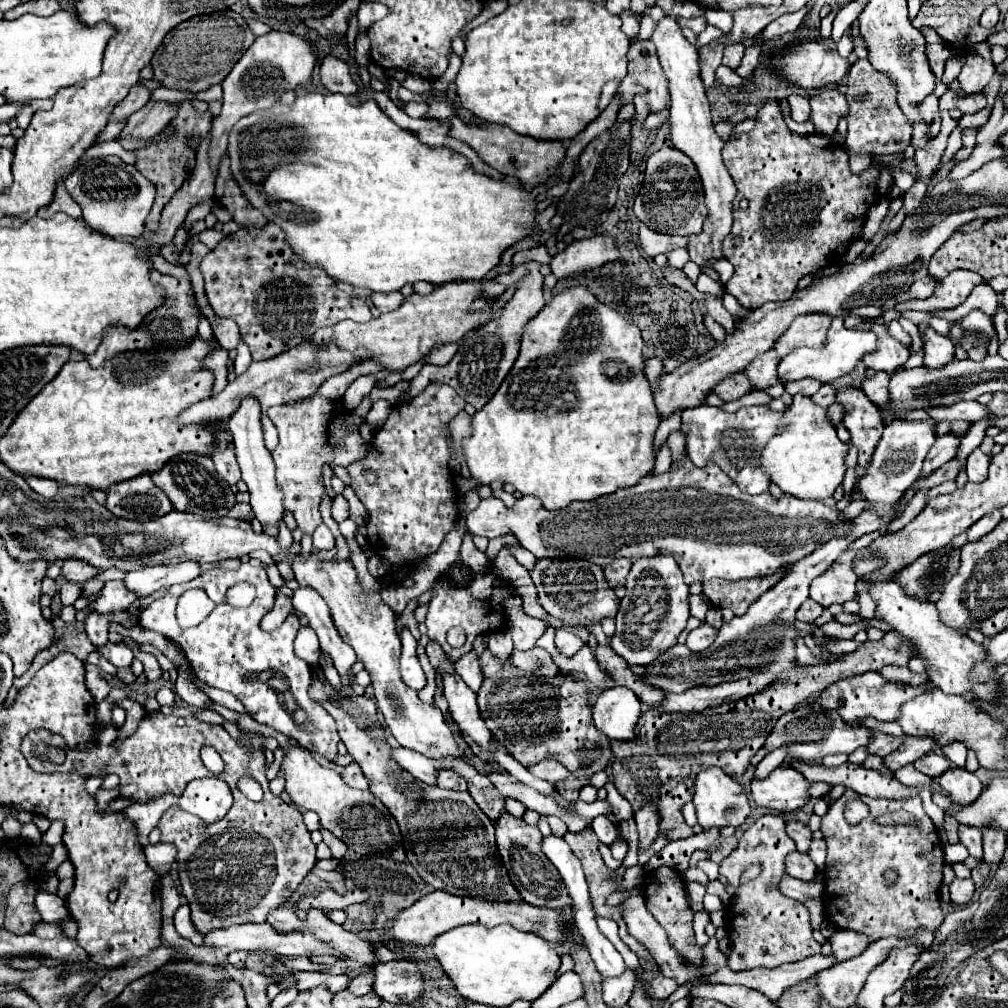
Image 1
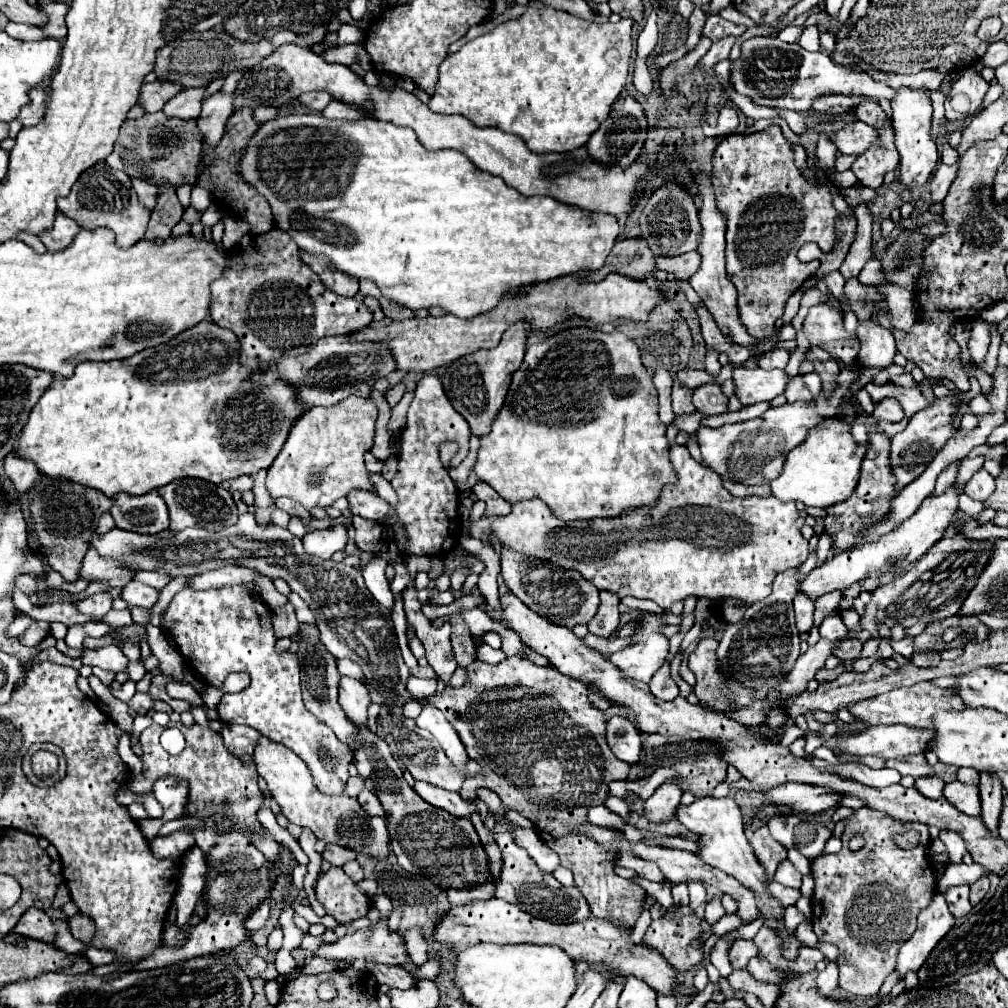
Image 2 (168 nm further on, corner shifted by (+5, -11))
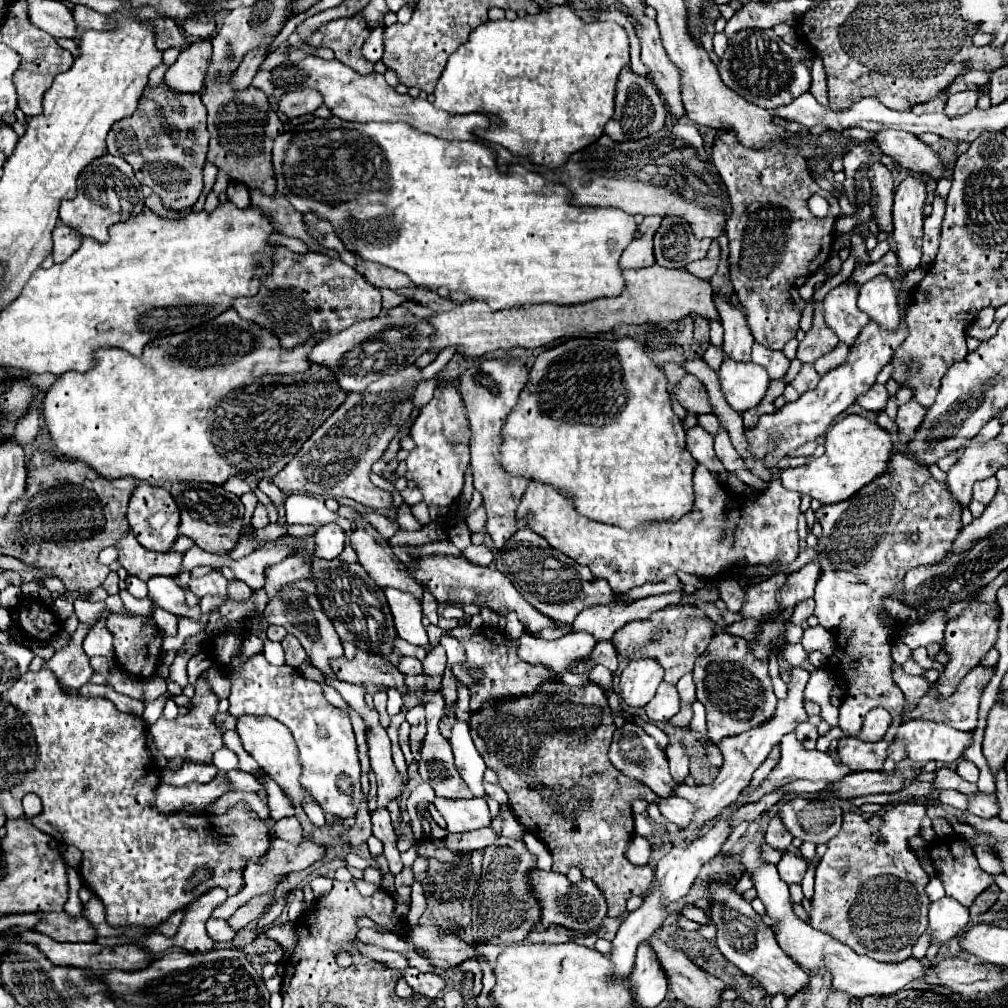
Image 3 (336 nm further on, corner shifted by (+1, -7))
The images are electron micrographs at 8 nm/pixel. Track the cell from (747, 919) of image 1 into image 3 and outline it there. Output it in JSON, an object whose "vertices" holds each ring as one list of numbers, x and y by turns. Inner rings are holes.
{"vertices":[[772,818,770,820,770,824,768,824,768,830,766,830,766,834,764,834,764,840,766,840,766,844,770,844,772,848,776,848,778,852,786,852,788,848,790,848,790,844,792,844,792,838,790,838,790,834,786,832,786,828,782,826,782,822,780,822,780,818]]}

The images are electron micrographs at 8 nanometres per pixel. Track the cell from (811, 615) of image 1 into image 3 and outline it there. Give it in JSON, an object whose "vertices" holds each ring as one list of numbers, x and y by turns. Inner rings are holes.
{"vertices":[[810,598,810,600,802,600,800,604,794,606,794,614,792,614,790,622,792,622,794,626,800,626,800,624,804,624,812,614,814,614,814,600,812,600,812,598]]}

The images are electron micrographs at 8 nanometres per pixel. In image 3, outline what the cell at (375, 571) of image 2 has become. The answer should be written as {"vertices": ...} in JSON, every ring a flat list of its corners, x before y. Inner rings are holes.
{"vertices":[[384,588,384,594,388,598,398,636,410,644,426,646,428,636,426,628,422,626,422,606,412,594,398,592,396,588]]}

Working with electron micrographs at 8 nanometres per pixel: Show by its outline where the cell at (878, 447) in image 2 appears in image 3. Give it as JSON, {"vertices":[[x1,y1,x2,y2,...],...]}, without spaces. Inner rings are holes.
{"vertices":[[894,452,888,460,888,470,882,476,874,478,874,482,866,484,862,490,858,490,842,504,820,506,816,510,816,520,822,524,822,536,818,538,816,544,818,550,816,560,822,566,822,578,818,580,816,594,814,594,816,600,814,616,818,618,820,626,830,630,836,638,836,646,838,646,836,654,828,660,832,674,838,678,848,678,846,694,840,706,840,728,844,736,838,740,838,756,848,766,876,772,882,770,886,748,890,746,890,738,894,738,894,730,898,728,898,722,902,722,900,712,902,712,902,698,904,698,902,690,894,684,890,674,892,668,890,648,894,642,894,634,888,630,890,624,884,624,878,618,878,614,884,612,880,598,892,596,900,600,902,596,900,582,910,568,942,562,946,550,950,548,950,542,958,536,958,530,962,528,960,510,954,510,954,506,950,506,950,498,946,498,946,488,940,482,934,482,934,478,930,478,928,466,914,462,910,456,902,452],[912,532,918,534,916,542,910,542],[872,708,886,708,892,716,886,736,878,742,866,742,856,736,862,728,864,716]]}

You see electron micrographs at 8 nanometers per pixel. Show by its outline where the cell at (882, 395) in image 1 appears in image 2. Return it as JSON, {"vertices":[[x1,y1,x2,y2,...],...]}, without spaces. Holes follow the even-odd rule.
{"vertices":[[886,398,882,400,876,408,874,408,874,414,872,414,876,420,890,420,890,422,900,422,904,418,904,410,900,406,898,400,894,398]]}

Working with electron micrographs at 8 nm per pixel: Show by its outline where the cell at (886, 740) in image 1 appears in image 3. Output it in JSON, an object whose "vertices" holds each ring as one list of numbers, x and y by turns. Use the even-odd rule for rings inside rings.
{"vertices":[[940,768,936,770,936,778,934,778,934,786,936,788,952,788,952,790,958,790,958,792,964,792,964,794,970,794,976,788,976,784,970,784,966,780,962,780,954,770,950,768]]}

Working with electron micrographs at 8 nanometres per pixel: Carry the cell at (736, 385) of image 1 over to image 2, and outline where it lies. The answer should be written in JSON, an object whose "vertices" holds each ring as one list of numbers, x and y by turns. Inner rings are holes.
{"vertices":[[702,384,702,386,694,388,692,404,696,406,696,412,700,412,704,416,714,416,714,414,726,412,728,398,722,394,718,384]]}

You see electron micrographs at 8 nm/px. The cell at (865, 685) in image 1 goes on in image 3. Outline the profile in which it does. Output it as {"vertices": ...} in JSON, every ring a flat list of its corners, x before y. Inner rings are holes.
{"vertices":[[976,666,970,674,966,674,962,678,962,682,958,684,958,688,954,690,954,694,950,696,942,696,938,692,938,684,932,682,930,688,926,690,926,694,920,698,920,702,916,706,910,706,908,702,904,702,904,708,902,708,902,720,914,720,914,718,922,718,922,720,934,720,934,722,940,722,940,724,946,724,946,726,954,726,958,730,964,730,964,732,972,732,976,728,976,720,978,720,978,702,980,702,980,694,984,690,984,686,988,684,990,676,994,674,994,670,986,670,982,666]]}

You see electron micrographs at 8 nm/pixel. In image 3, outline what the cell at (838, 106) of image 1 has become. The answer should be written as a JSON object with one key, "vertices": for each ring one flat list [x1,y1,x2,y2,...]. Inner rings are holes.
{"vertices":[[880,130,874,134,872,144,880,148,882,154,892,156,900,166,912,172,926,174,936,180,944,176,942,160,930,150,930,146,920,142,914,134,898,130]]}

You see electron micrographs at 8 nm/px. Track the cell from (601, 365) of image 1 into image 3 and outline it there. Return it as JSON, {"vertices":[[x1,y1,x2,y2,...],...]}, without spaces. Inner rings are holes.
{"vertices":[[572,338,566,340,550,350,544,350,536,356,536,362,530,368,530,378,524,390,520,392,518,406,512,408,508,414,508,420,502,428,502,444,500,444,500,466,510,476,526,476,530,480,544,482,548,486,554,486,558,492,568,496,580,516,586,516,590,520,598,520,604,524,612,524,618,528,634,528,642,522,654,522,654,520,678,520,686,512,692,510,694,504,694,492,692,492,692,470,696,466,696,460,690,456,690,464,686,460,686,432,682,428,680,418,672,412,670,400,668,400,668,380,662,374,662,370,648,358,640,342,632,338,622,340,602,340,602,338]]}

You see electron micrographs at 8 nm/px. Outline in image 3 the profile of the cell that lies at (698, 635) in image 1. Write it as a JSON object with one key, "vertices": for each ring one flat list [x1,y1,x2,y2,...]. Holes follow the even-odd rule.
{"vertices":[[714,634,706,652,696,658,694,664,694,684,696,698,706,706,708,720,708,738,720,742,724,736,736,736,750,726,758,726,764,718,774,714,776,694,772,690,772,680,768,674,768,662,754,658,746,650,746,640,732,634]]}

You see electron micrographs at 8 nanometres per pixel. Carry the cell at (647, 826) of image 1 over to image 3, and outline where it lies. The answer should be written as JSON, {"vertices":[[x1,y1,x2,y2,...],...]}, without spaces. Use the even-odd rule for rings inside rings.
{"vertices":[[672,738,668,748,666,748,666,756,668,756,668,764,670,764,670,774,674,778,676,784,684,784,684,780,688,778,688,756,682,748,682,742]]}

